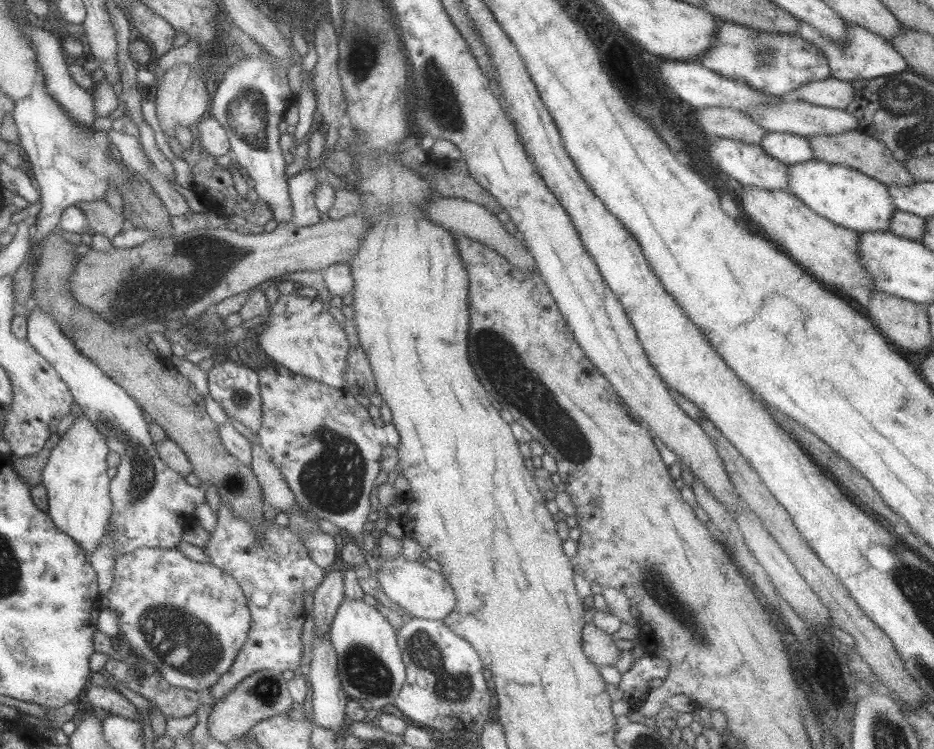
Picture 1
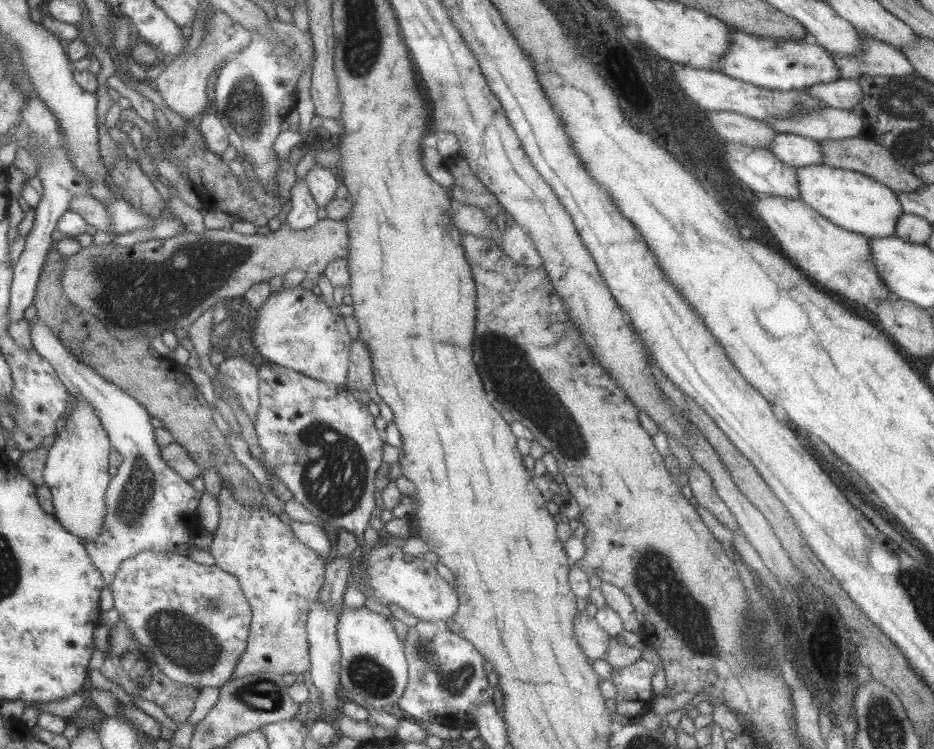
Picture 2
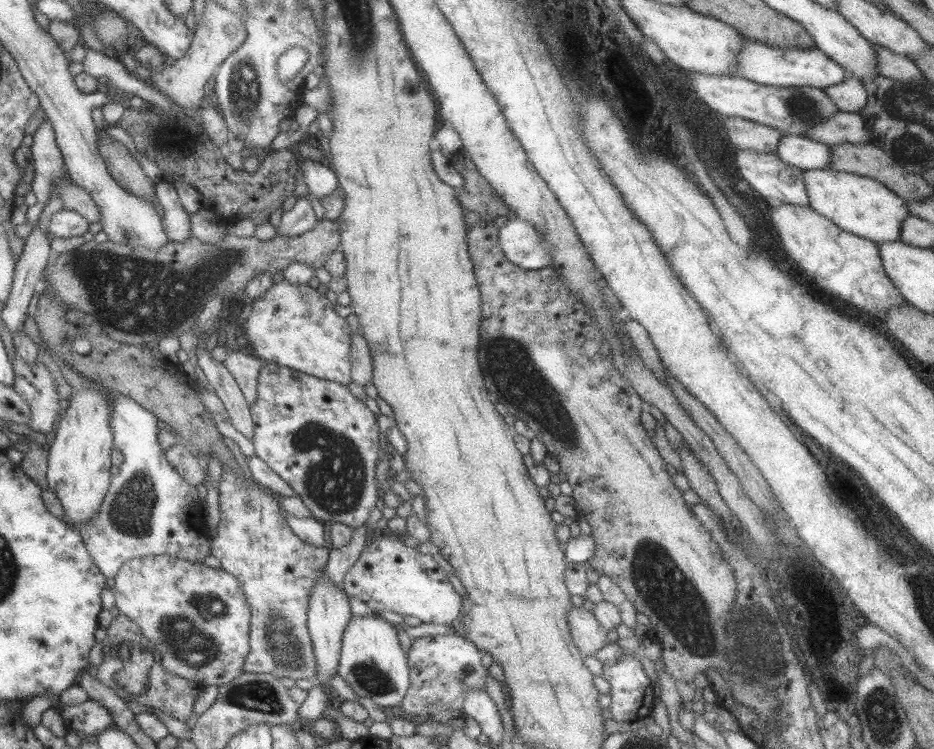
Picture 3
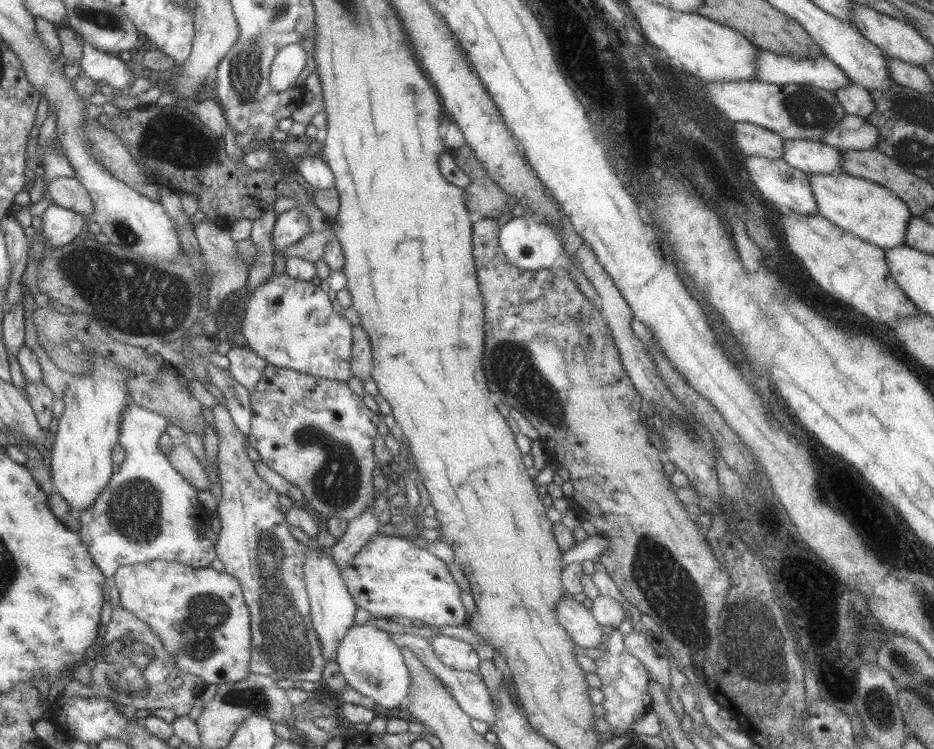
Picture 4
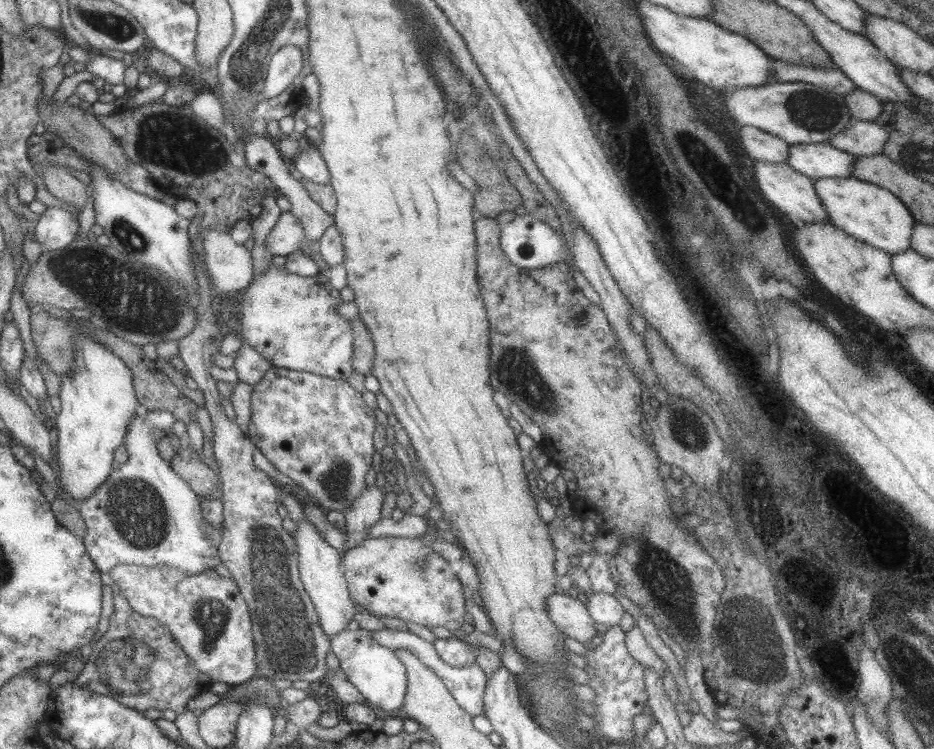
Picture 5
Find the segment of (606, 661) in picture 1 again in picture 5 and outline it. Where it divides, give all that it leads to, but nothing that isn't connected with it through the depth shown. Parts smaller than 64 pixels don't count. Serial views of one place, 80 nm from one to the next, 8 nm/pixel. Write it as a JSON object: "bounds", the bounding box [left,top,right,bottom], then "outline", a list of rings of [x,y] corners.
{"bounds":[545,593,599,646],"outline":[[[556,593],[545,599],[545,610],[551,622],[567,637],[590,646],[596,642],[599,632],[593,626],[585,605],[577,598]]]}

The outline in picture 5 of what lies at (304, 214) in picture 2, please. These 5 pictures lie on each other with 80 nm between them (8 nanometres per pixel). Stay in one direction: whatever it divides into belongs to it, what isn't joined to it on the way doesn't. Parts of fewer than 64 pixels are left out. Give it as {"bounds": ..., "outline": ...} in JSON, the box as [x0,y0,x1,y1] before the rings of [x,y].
{"bounds":[264,211,305,256],"outline":[[[289,211],[280,212],[271,232],[264,240],[268,253],[287,256],[291,251],[297,251],[305,240],[303,225]]]}

